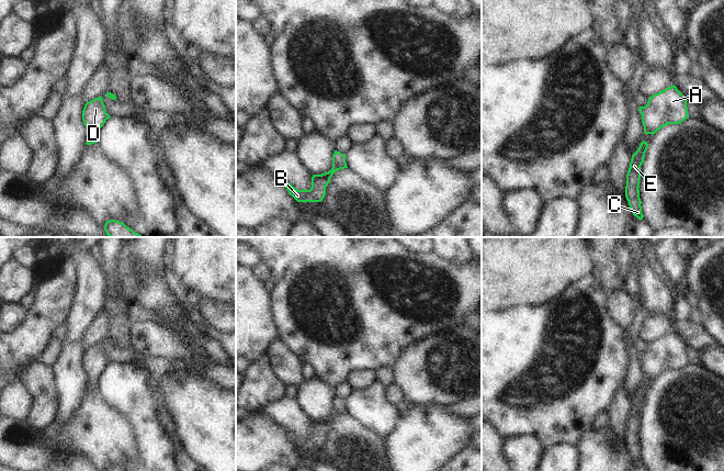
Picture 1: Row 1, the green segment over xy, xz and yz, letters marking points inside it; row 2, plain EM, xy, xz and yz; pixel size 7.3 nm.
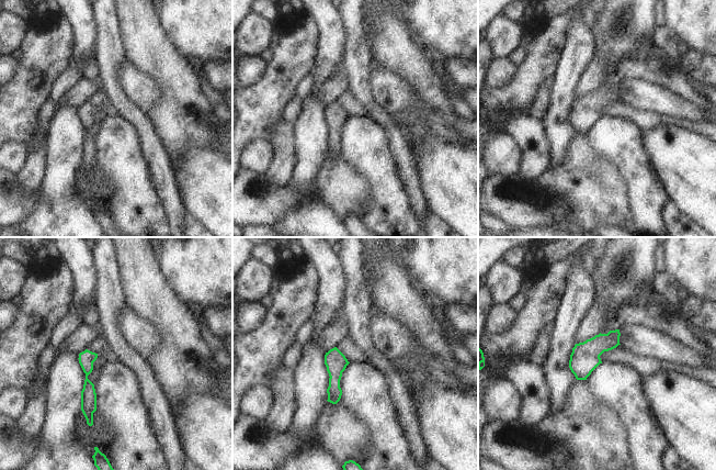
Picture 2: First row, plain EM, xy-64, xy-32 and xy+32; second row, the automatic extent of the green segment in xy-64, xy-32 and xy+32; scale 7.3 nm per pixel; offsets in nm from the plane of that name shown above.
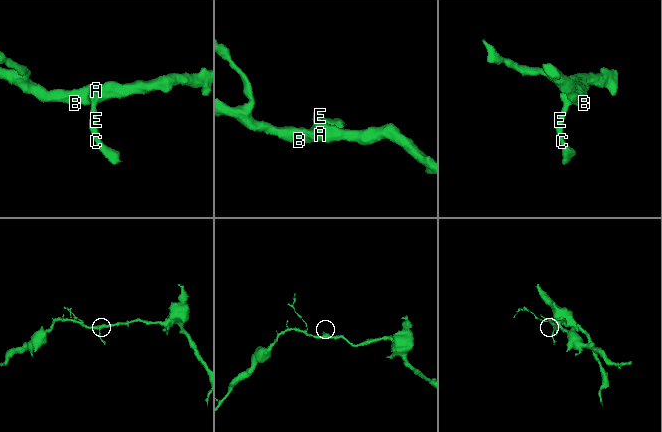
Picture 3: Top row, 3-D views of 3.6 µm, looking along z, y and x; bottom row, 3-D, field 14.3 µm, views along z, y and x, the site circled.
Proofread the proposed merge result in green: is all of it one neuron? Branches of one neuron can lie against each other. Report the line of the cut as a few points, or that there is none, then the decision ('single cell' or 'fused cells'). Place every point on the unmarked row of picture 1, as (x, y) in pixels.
cut none; single cell

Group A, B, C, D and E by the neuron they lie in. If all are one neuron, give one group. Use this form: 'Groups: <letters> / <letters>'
Groups: A B C D E

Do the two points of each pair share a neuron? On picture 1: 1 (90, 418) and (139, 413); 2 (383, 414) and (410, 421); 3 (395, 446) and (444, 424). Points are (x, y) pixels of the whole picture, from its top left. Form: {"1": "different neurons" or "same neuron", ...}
{"1": "different neurons", "2": "different neurons", "3": "same neuron"}

